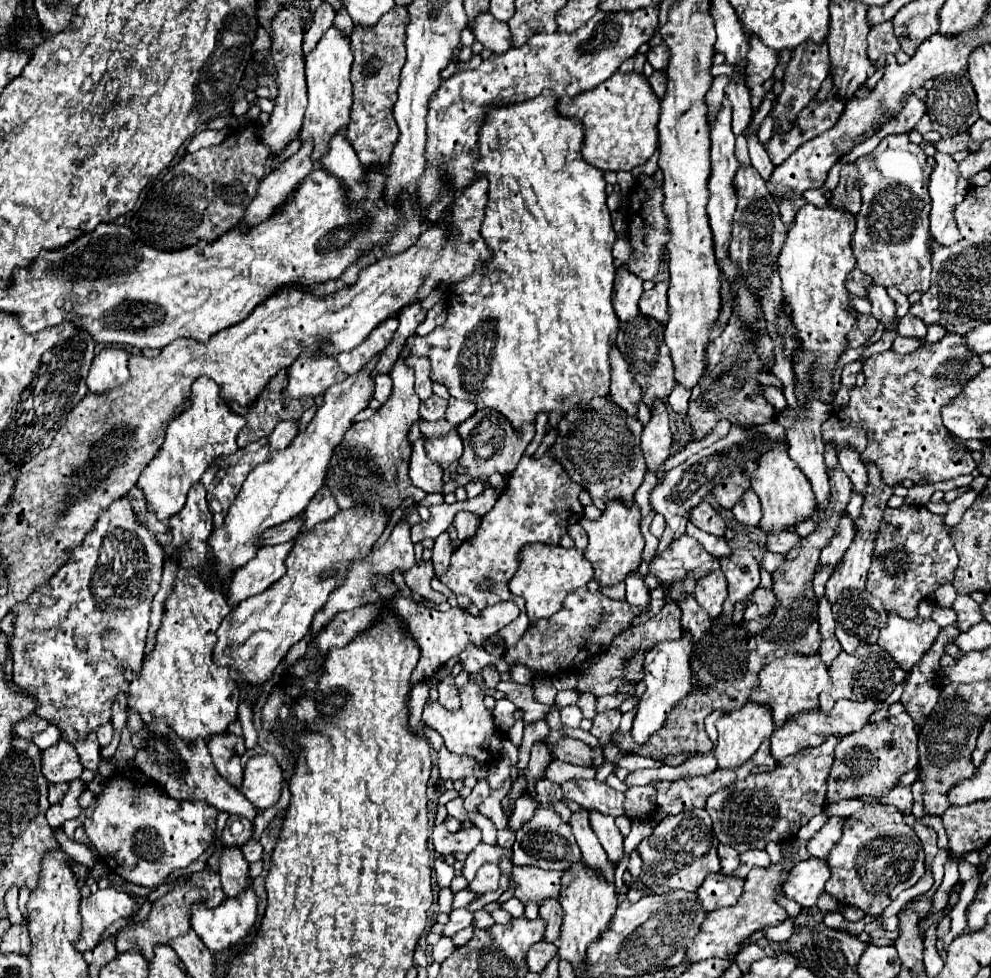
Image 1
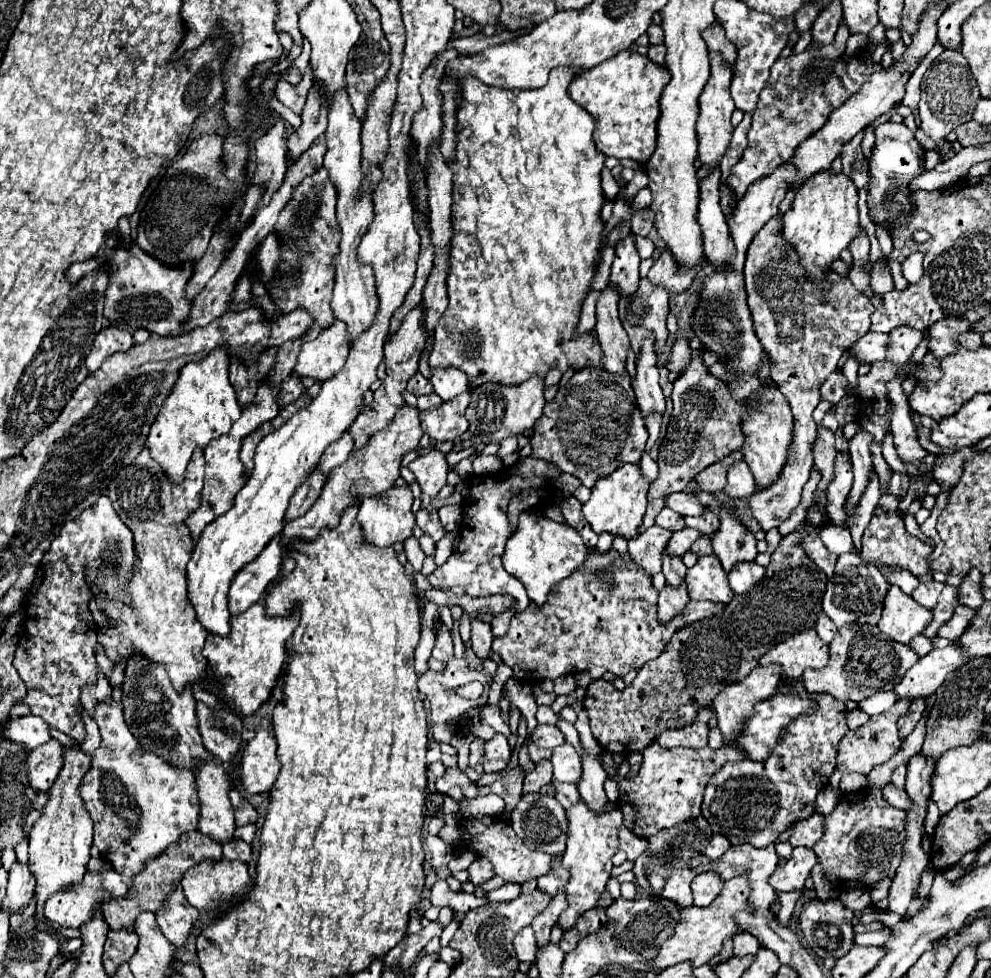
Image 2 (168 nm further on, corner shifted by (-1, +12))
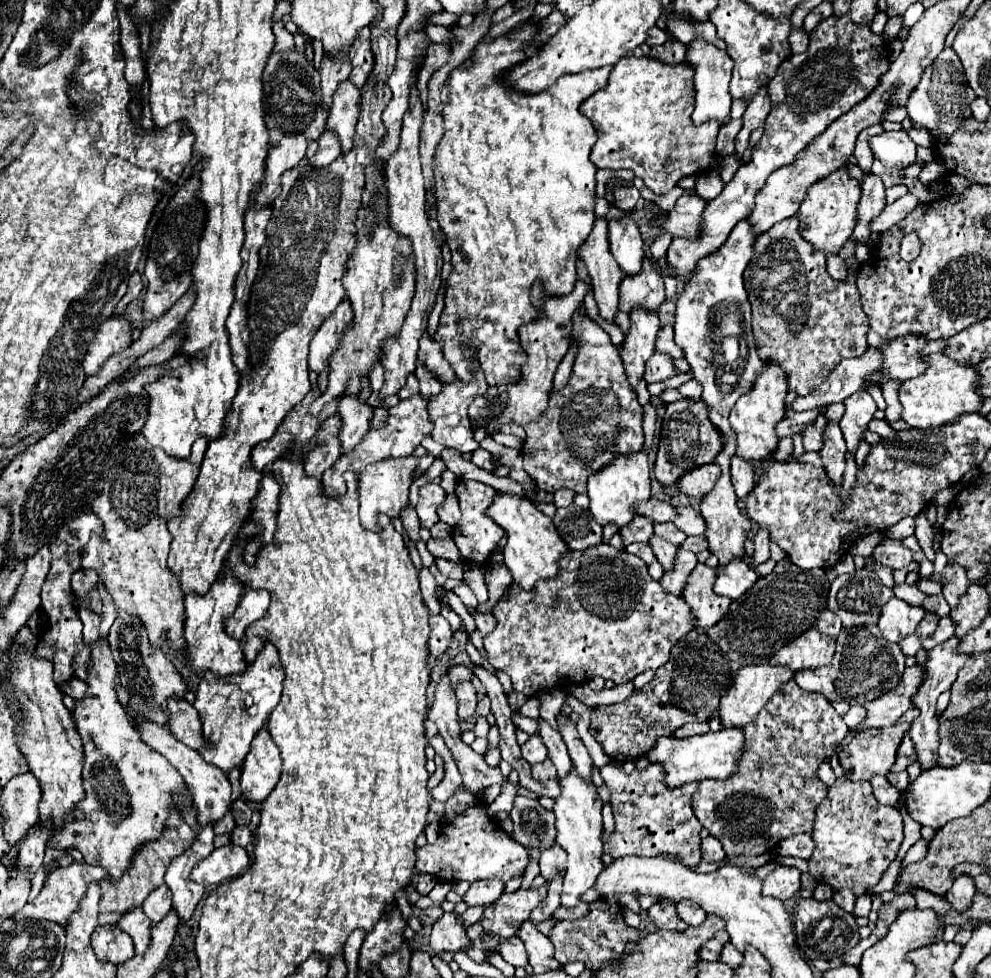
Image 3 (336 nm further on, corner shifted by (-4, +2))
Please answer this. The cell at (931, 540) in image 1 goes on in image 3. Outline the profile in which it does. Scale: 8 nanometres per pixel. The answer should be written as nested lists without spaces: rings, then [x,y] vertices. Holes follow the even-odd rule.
[[[884,539],[872,553],[872,557],[882,563],[888,565],[890,569],[904,569],[912,563],[912,551],[906,549],[900,541],[896,539]]]

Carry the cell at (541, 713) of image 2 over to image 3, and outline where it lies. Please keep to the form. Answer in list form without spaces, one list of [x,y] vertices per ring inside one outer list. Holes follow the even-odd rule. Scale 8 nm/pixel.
[[[514,713],[514,717],[512,717],[512,723],[514,723],[514,727],[516,727],[516,729],[520,729],[520,731],[526,731],[528,735],[534,735],[534,733],[536,733],[536,729],[538,729],[538,723],[536,723],[534,719],[522,717],[522,715],[518,715],[518,713]]]

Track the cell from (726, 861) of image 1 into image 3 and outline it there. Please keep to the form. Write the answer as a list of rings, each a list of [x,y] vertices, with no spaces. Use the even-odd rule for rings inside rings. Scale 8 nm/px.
[[[710,835],[706,839],[702,839],[700,851],[702,851],[702,859],[708,861],[708,863],[718,863],[726,857],[722,845],[716,841],[716,837],[710,837]]]

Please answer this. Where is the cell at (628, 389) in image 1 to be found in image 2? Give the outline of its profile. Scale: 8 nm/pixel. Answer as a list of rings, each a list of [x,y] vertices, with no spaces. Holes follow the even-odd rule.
[[[607,287],[597,301],[597,325],[595,333],[603,347],[603,367],[609,373],[627,373],[627,353],[629,353],[629,337],[617,317],[617,293]]]

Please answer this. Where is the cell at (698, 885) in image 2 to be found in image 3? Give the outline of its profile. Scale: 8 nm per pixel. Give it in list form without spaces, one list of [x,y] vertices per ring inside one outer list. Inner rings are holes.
[[[678,901],[676,903],[676,913],[688,925],[700,925],[706,919],[706,911],[700,909],[698,905],[694,905],[692,901]]]

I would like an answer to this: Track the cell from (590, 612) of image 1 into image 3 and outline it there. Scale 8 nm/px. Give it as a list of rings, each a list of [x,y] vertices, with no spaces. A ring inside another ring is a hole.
[[[608,543],[594,545],[594,549],[566,553],[566,557],[562,557],[562,561],[558,561],[558,577],[554,577],[550,581],[538,581],[538,585],[534,585],[532,591],[524,591],[520,585],[514,585],[514,583],[510,585],[510,589],[514,589],[514,597],[502,597],[492,607],[492,615],[496,617],[496,627],[494,627],[492,633],[488,633],[484,637],[484,649],[488,653],[488,661],[492,663],[492,667],[508,673],[510,679],[512,679],[514,691],[520,691],[524,695],[532,695],[532,693],[542,691],[542,689],[564,689],[564,687],[580,685],[580,683],[586,683],[588,679],[592,679],[596,675],[600,675],[602,679],[612,679],[616,685],[628,683],[638,673],[642,673],[646,669],[656,671],[658,667],[666,665],[666,661],[670,659],[670,649],[676,645],[676,641],[686,637],[694,627],[690,607],[686,605],[686,601],[682,601],[682,597],[674,597],[672,593],[666,593],[662,589],[662,585],[650,577],[648,567],[646,567],[646,563],[642,559],[638,559],[638,557],[626,553],[626,551],[618,551]]]

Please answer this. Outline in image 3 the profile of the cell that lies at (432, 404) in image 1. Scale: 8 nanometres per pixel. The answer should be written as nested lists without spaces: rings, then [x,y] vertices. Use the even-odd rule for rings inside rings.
[[[410,375],[410,377],[406,379],[406,385],[398,391],[398,397],[400,397],[400,399],[408,399],[408,397],[412,397],[412,395],[416,395],[416,393],[420,393],[418,379],[416,379],[416,375]]]

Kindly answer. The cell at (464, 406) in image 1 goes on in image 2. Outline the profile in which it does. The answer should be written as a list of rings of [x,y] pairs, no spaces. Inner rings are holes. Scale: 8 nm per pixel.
[[[453,367],[451,369],[433,369],[431,383],[435,387],[435,393],[443,401],[455,399],[455,395],[463,395],[463,391],[471,391],[467,375]]]

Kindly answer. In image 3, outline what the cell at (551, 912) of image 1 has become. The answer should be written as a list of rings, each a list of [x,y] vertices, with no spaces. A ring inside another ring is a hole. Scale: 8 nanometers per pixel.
[[[558,843],[540,853],[540,871],[546,877],[546,881],[552,881],[558,871],[564,873],[564,865],[566,865],[566,851]]]

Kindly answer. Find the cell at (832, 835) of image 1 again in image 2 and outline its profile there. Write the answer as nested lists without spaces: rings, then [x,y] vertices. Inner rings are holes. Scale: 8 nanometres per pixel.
[[[815,813],[809,819],[797,823],[789,843],[793,847],[799,847],[799,845],[813,847],[821,839],[821,835],[823,835],[823,817],[821,817],[821,813]]]

